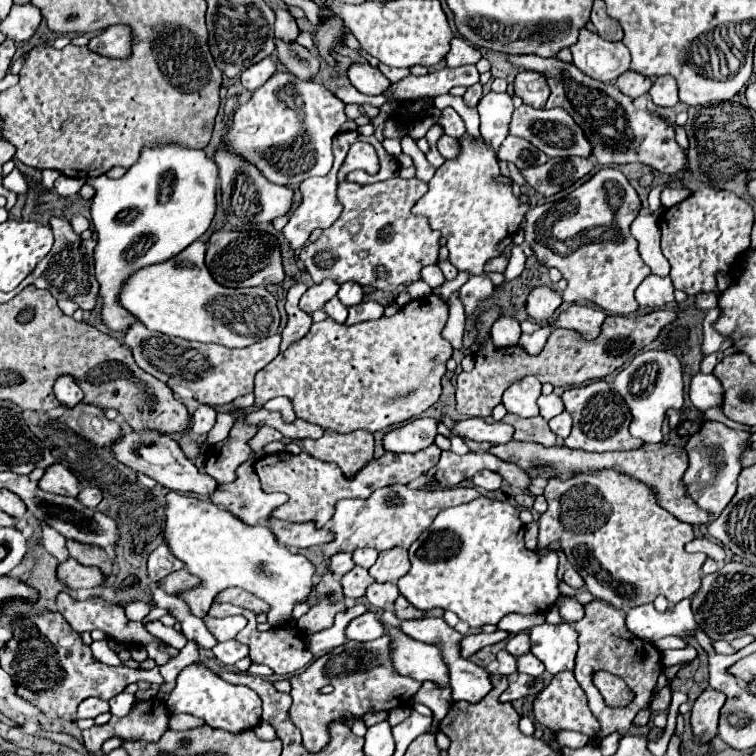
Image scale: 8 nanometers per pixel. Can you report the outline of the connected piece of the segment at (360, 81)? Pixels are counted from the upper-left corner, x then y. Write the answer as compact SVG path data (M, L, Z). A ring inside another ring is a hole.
M352 64L348 68L348 78L362 94L382 94L386 88L390 88L390 80L370 64Z

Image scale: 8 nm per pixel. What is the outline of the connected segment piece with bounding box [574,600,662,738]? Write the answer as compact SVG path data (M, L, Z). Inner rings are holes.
M598 600L586 604L586 616L574 624L576 632L578 632L578 638L580 638L580 652L576 656L576 680L578 684L582 686L582 690L586 692L588 696L588 702L590 702L590 710L594 712L594 716L600 720L600 734L598 738L604 738L612 732L620 732L622 736L626 734L648 734L650 728L644 726L644 728L636 728L632 724L634 716L648 706L650 698L652 698L652 690L656 686L656 678L658 674L662 672L662 654L658 652L658 648L646 640L640 640L636 638L624 624L624 610L620 608L614 608L610 604L600 604ZM596 670L606 670L606 672L612 672L612 674L618 674L622 676L622 680L632 688L632 692L636 694L636 698L626 706L626 708L608 708L604 702L602 702L602 696L598 692L598 688L594 686L592 682L592 674Z

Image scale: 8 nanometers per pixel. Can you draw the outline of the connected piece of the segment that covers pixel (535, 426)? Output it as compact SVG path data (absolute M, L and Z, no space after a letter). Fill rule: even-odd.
M506 414L504 422L514 426L514 440L536 442L536 444L542 444L542 446L554 446L556 440L558 440L554 436L554 432L550 432L548 420L544 420L542 416L520 418L520 416L514 416L514 414Z

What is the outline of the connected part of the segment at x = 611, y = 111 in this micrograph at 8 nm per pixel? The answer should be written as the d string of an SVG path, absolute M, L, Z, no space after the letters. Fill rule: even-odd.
M508 56L514 66L540 72L552 90L552 108L560 106L568 110L574 122L582 128L584 136L592 144L592 158L600 166L618 166L630 162L642 162L652 166L662 174L678 174L686 170L688 160L684 148L676 142L674 128L662 120L660 116L638 110L632 104L632 98L624 96L614 84L598 82L584 72L580 72L574 64L566 64L558 58L540 58L540 56Z

